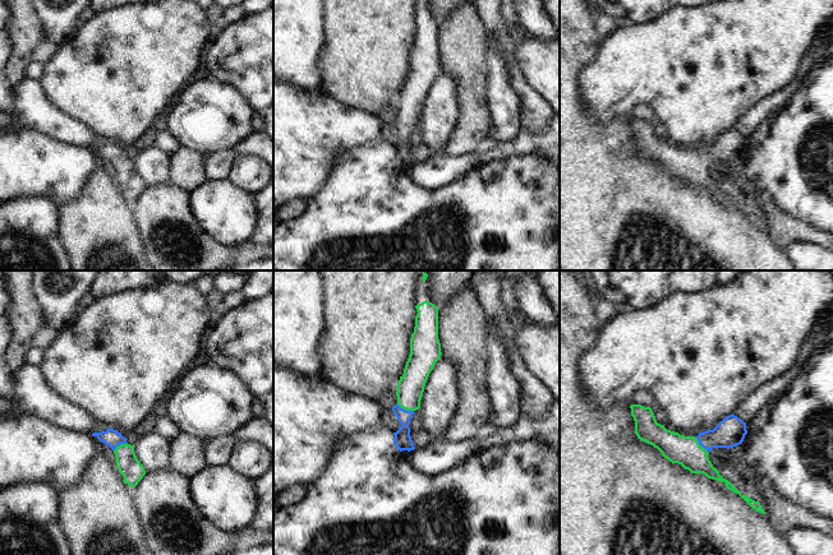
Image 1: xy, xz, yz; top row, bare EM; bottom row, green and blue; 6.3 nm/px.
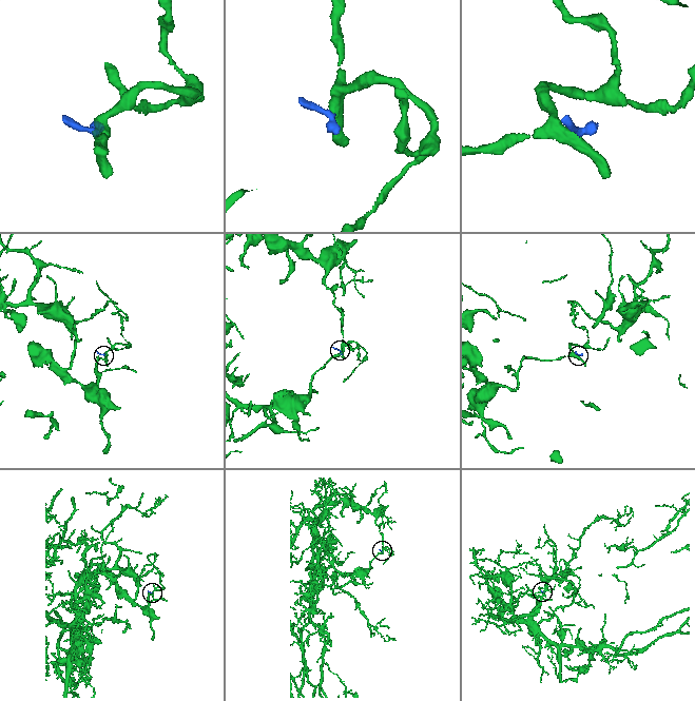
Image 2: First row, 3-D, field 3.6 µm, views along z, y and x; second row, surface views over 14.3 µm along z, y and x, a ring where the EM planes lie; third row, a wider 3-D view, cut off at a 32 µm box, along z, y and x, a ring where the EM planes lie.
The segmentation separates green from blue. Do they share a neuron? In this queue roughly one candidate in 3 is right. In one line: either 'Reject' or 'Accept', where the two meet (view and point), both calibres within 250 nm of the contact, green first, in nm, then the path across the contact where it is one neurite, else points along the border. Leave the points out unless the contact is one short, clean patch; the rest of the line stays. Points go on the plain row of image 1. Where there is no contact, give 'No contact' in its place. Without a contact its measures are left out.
Accept. Touches green at yz (699, 160). Thickness 190 nm (green) against 180 nm. Path across: yz (685, 165), (694, 165), (699, 160), (731, 146)

